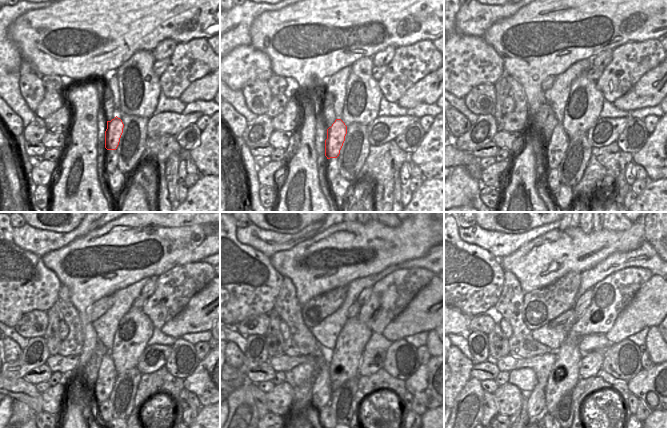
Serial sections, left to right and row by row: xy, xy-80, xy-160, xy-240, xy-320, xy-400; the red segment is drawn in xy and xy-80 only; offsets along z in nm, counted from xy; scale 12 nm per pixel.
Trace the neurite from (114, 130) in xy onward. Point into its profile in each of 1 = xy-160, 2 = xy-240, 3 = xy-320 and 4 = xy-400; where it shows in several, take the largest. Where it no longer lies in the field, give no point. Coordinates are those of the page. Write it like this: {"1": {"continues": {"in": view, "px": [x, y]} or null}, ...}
{"1": {"continues": {"in": "xy-160", "px": [554, 150]}}, "2": {"continues": {"in": "xy-240", "px": [106, 377]}}, "3": {"continues": {"in": "xy-320", "px": [321, 390]}}, "4": {"continues": {"in": "xy-400", "px": [536, 398]}}}

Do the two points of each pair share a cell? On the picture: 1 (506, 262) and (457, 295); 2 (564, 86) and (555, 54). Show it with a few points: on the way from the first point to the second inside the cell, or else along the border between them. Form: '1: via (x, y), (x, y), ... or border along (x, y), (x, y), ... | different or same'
1: border along (499, 260), (504, 270) | different
2: border along (581, 60), (573, 63), (555, 76) | different

